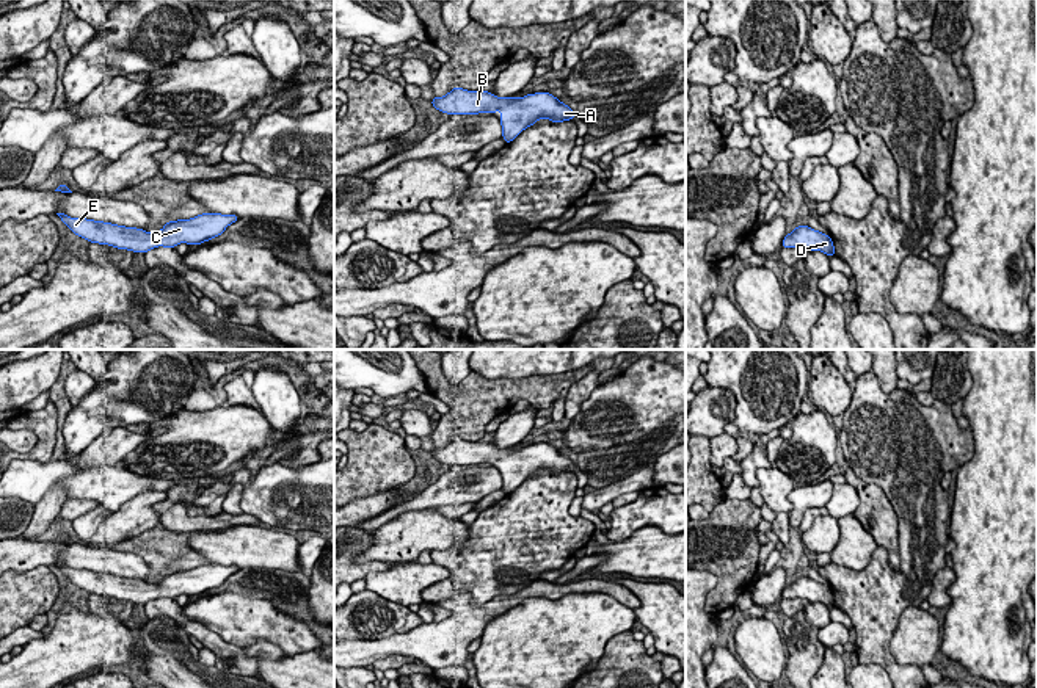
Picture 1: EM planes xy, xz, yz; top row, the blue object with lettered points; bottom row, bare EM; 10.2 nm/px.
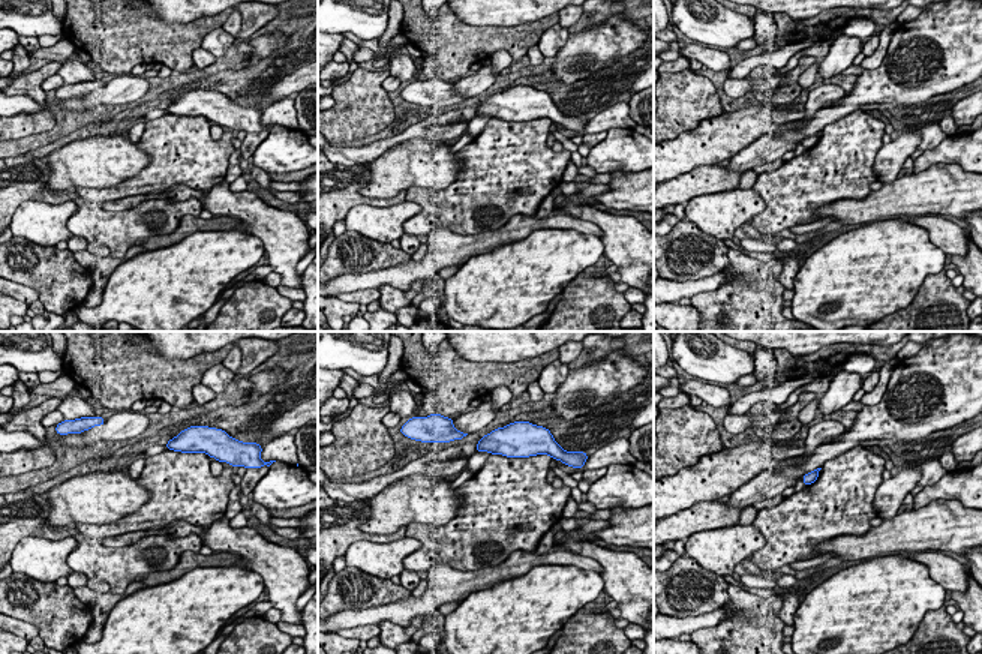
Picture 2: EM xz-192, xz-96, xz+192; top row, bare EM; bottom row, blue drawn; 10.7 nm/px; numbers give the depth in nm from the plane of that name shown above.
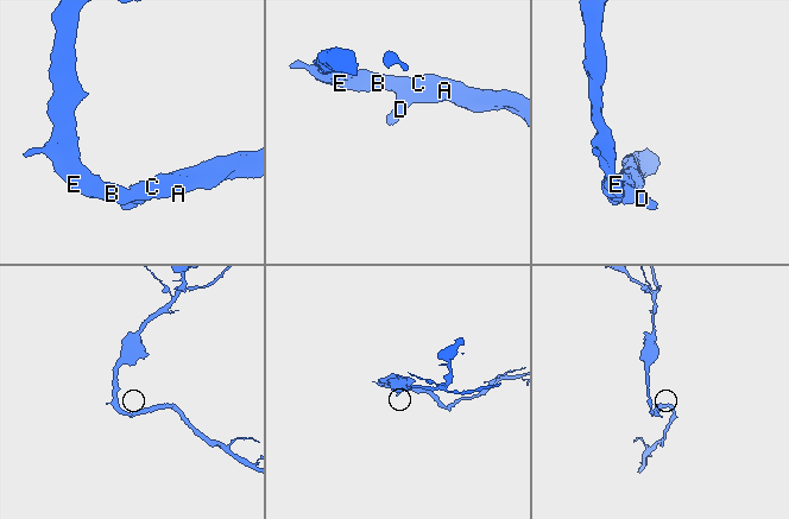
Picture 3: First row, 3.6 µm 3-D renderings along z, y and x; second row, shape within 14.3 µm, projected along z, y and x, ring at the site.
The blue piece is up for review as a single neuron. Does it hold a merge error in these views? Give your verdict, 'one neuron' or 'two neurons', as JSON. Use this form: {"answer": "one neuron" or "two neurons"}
{"answer": "one neuron"}

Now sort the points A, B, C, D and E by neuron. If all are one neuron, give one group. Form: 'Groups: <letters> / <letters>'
Groups: A B C D E

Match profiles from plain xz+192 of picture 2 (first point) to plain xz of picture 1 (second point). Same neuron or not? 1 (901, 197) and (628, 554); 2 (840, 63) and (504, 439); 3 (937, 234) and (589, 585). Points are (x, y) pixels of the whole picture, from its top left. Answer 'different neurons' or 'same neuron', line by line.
1: same neuron
2: same neuron
3: same neuron

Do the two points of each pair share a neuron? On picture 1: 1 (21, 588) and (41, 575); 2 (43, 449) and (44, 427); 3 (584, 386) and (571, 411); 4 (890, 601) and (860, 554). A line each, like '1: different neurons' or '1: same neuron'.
1: same neuron
2: same neuron
3: same neuron
4: different neurons

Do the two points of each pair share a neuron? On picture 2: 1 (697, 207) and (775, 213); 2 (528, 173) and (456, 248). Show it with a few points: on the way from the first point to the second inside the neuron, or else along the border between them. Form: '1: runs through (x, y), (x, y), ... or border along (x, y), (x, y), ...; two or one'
1: border along (751, 189), (763, 201), (765, 207), (750, 219); two
2: border along (502, 225), (473, 234), (434, 230); two

